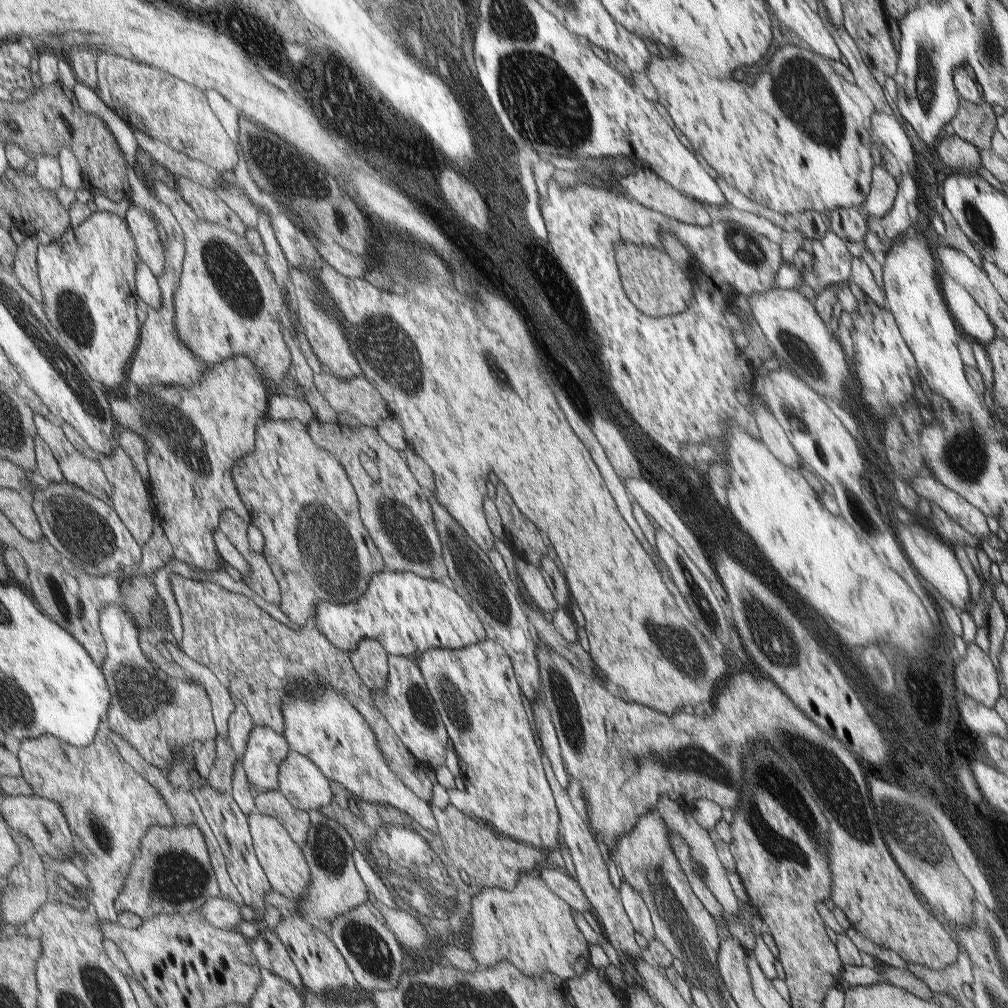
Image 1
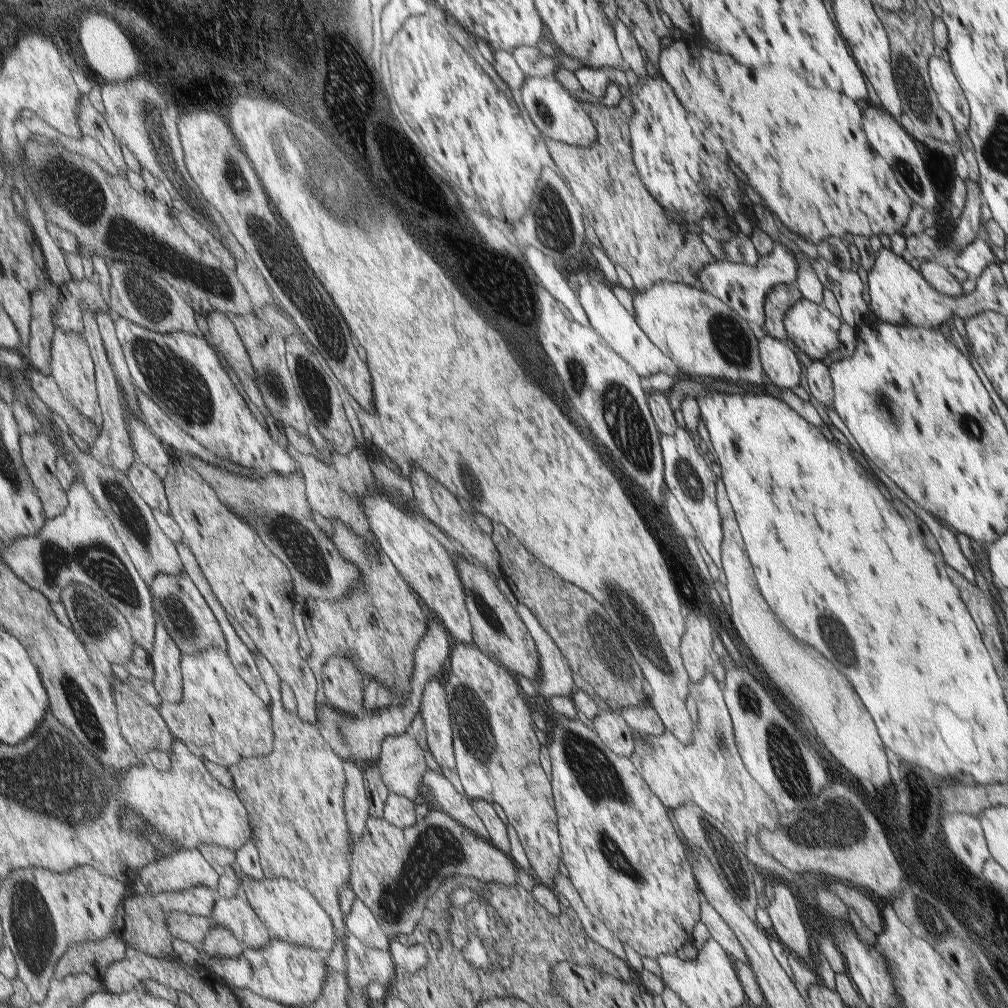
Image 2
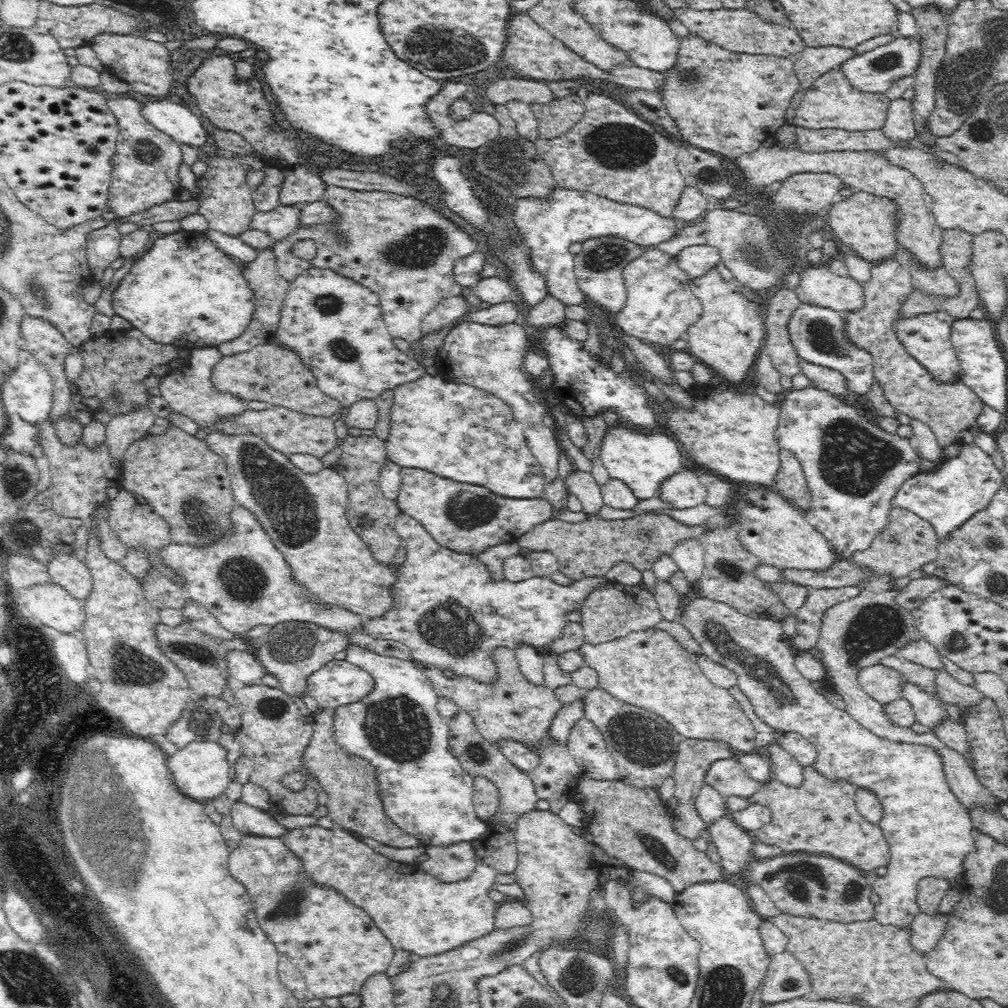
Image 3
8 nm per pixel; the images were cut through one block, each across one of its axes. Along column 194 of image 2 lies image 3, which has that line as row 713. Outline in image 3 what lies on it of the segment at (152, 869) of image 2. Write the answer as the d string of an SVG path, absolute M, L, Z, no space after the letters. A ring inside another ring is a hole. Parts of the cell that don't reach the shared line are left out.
M891 572L876 573L870 580L862 583L862 590L858 592L858 596L852 596L826 608L817 646L822 650L821 658L827 667L834 690L842 696L846 704L845 710L854 717L854 720L875 735L891 741L912 742L932 749L940 762L946 785L963 805L968 804L970 800L979 800L987 806L998 807L1002 800L992 797L988 789L978 782L967 762L955 750L948 748L934 732L918 734L910 729L910 726L896 724L889 718L883 704L860 691L854 681L856 672L862 666L880 663L886 655L897 654L897 651L907 643L923 639L916 629L911 609L906 609L896 602L899 589L894 581Z

